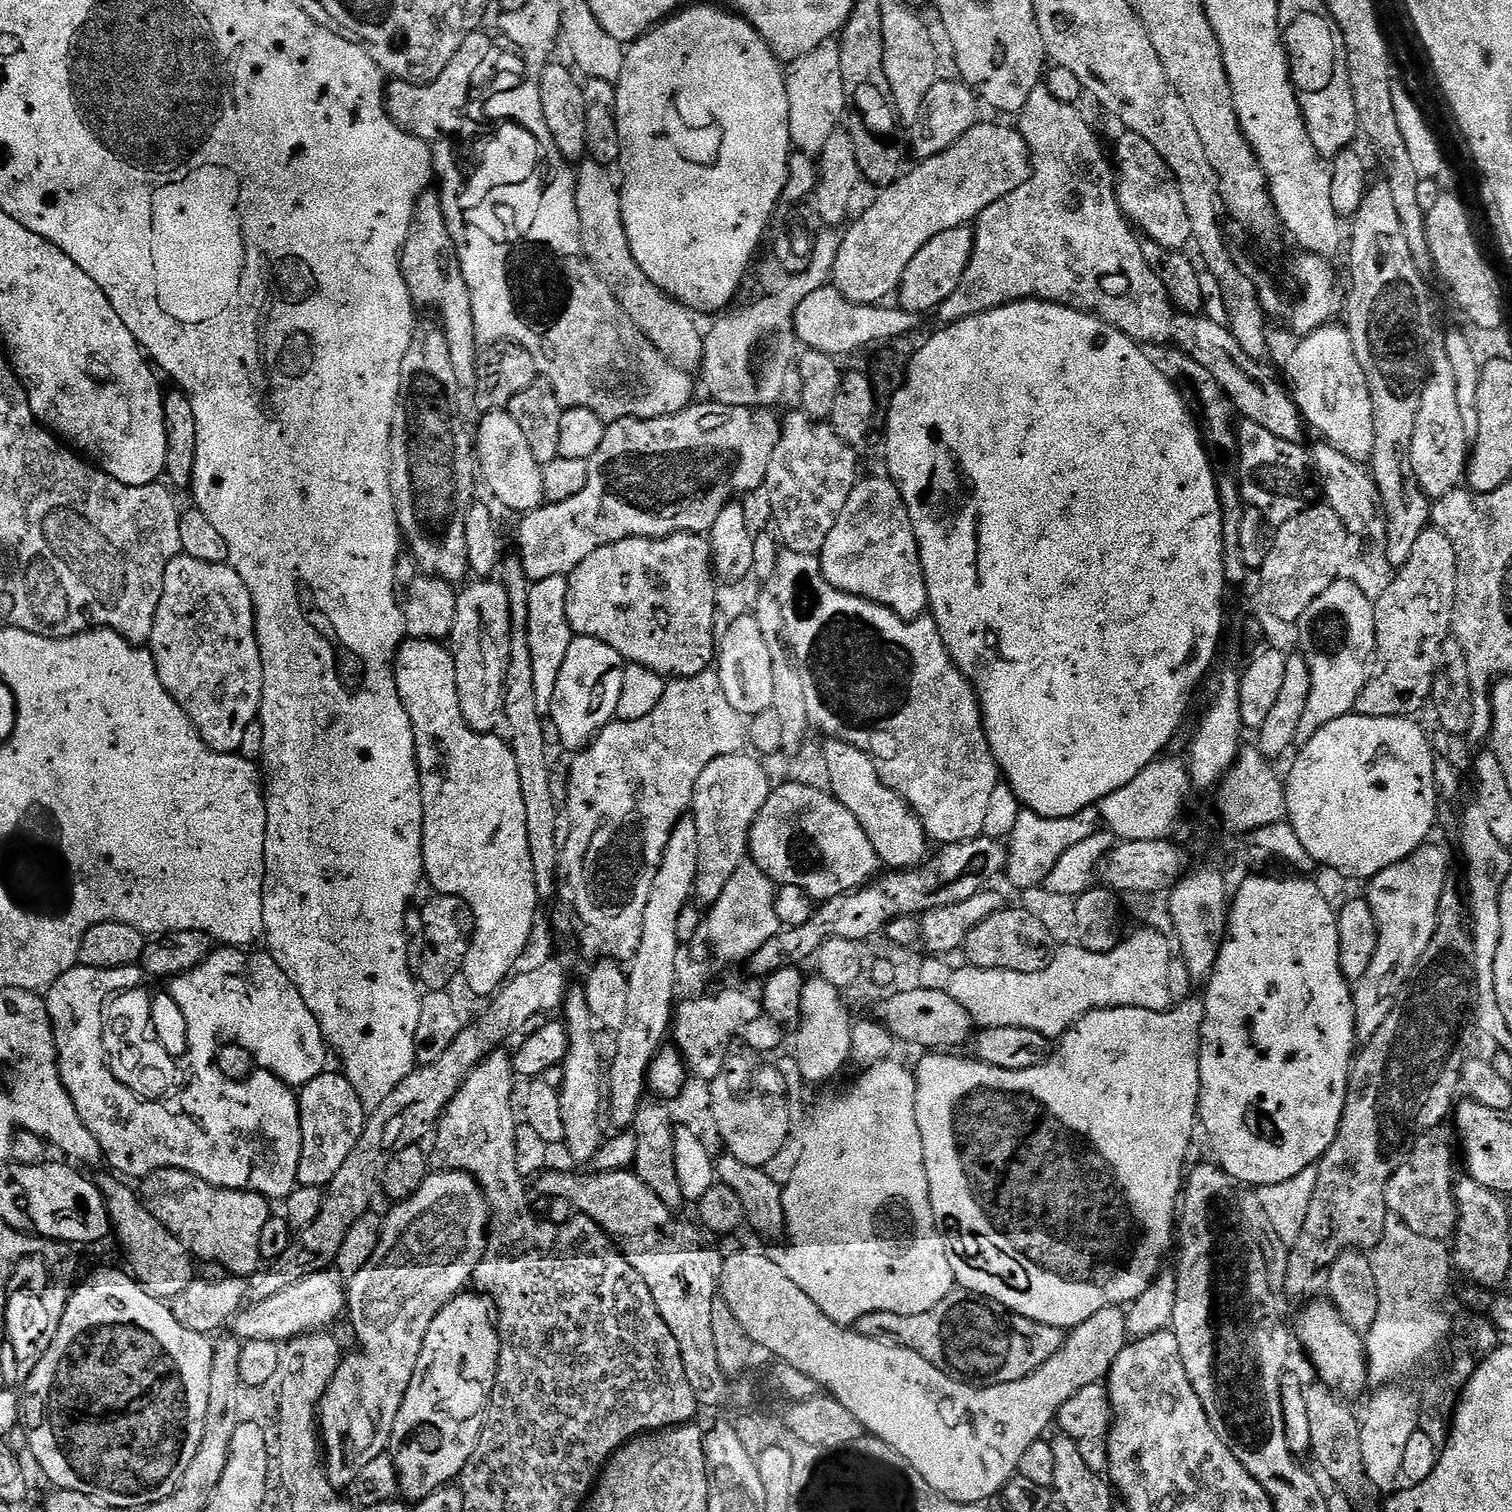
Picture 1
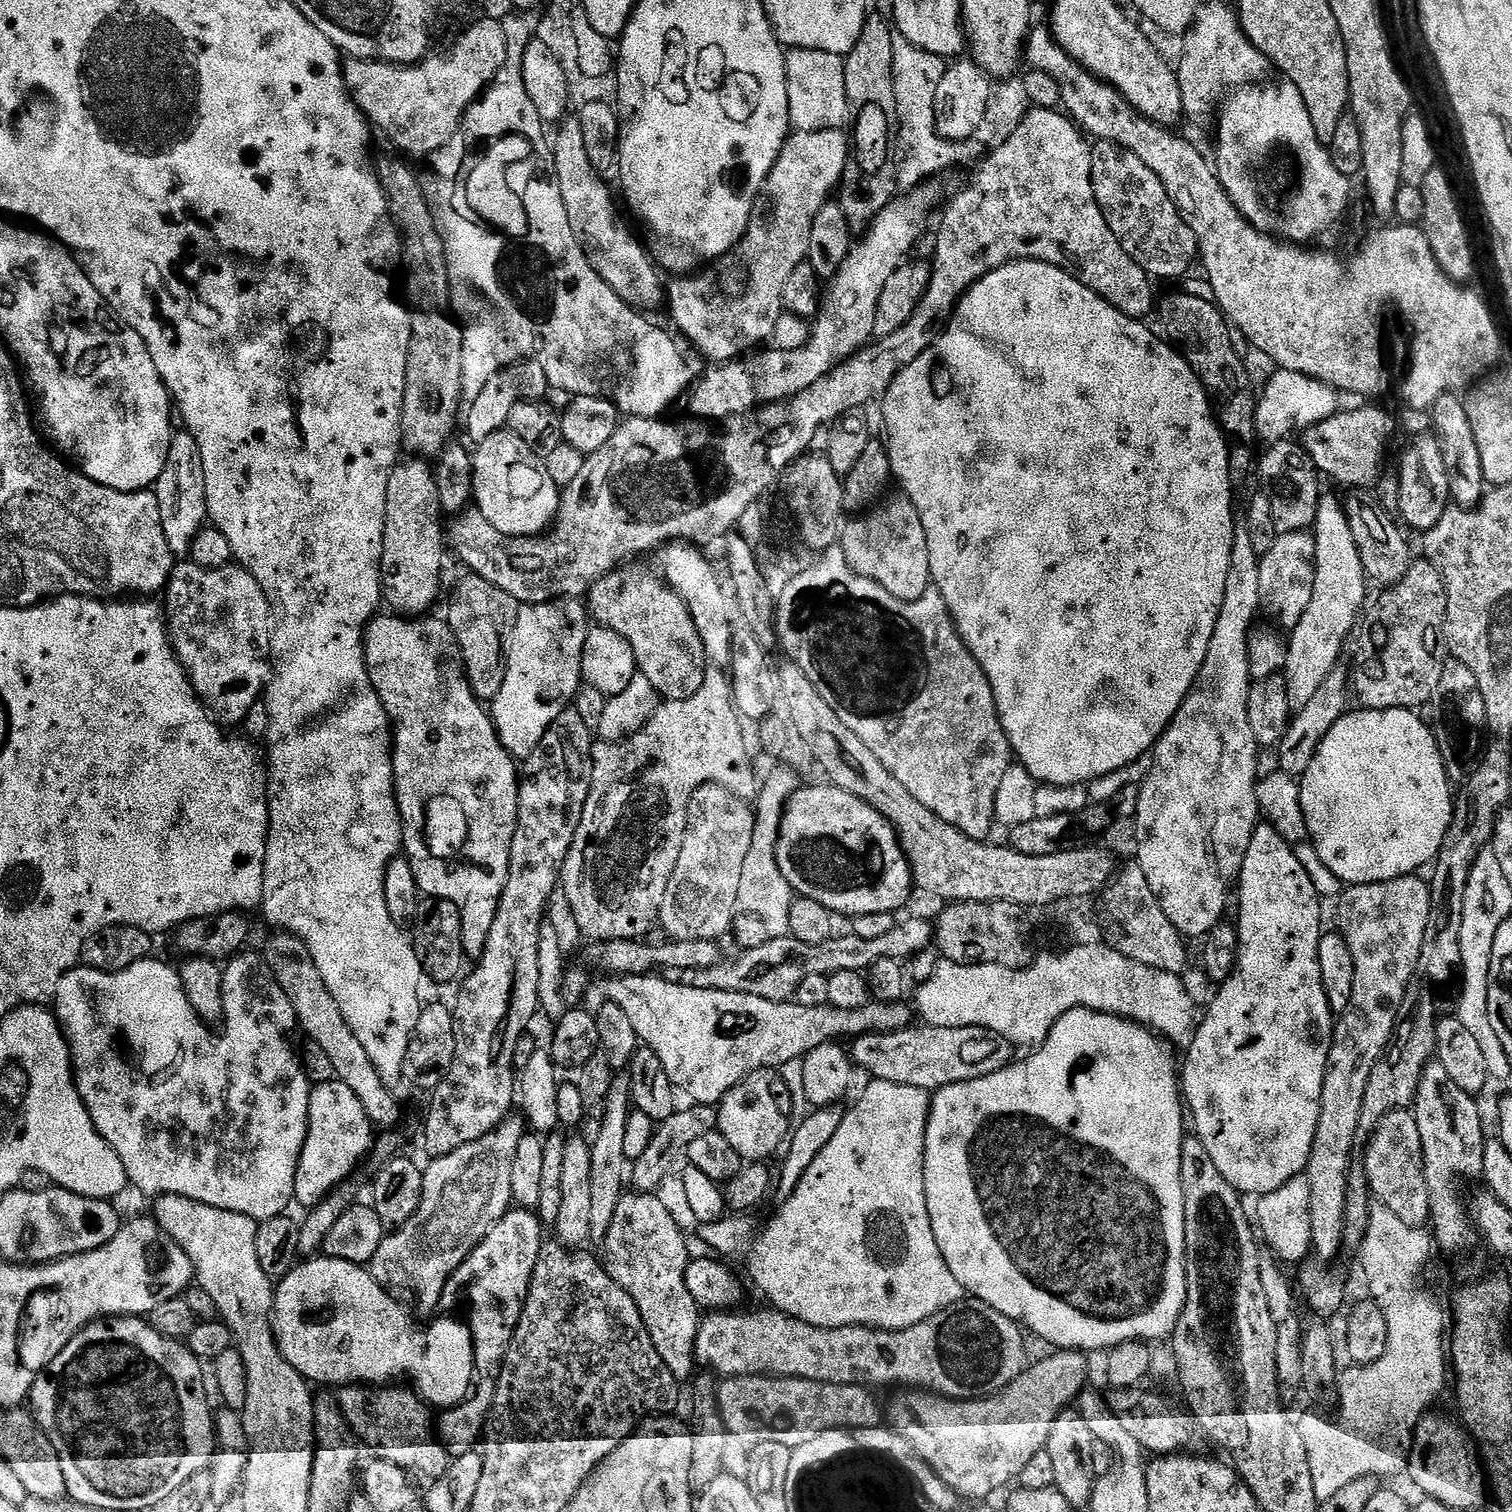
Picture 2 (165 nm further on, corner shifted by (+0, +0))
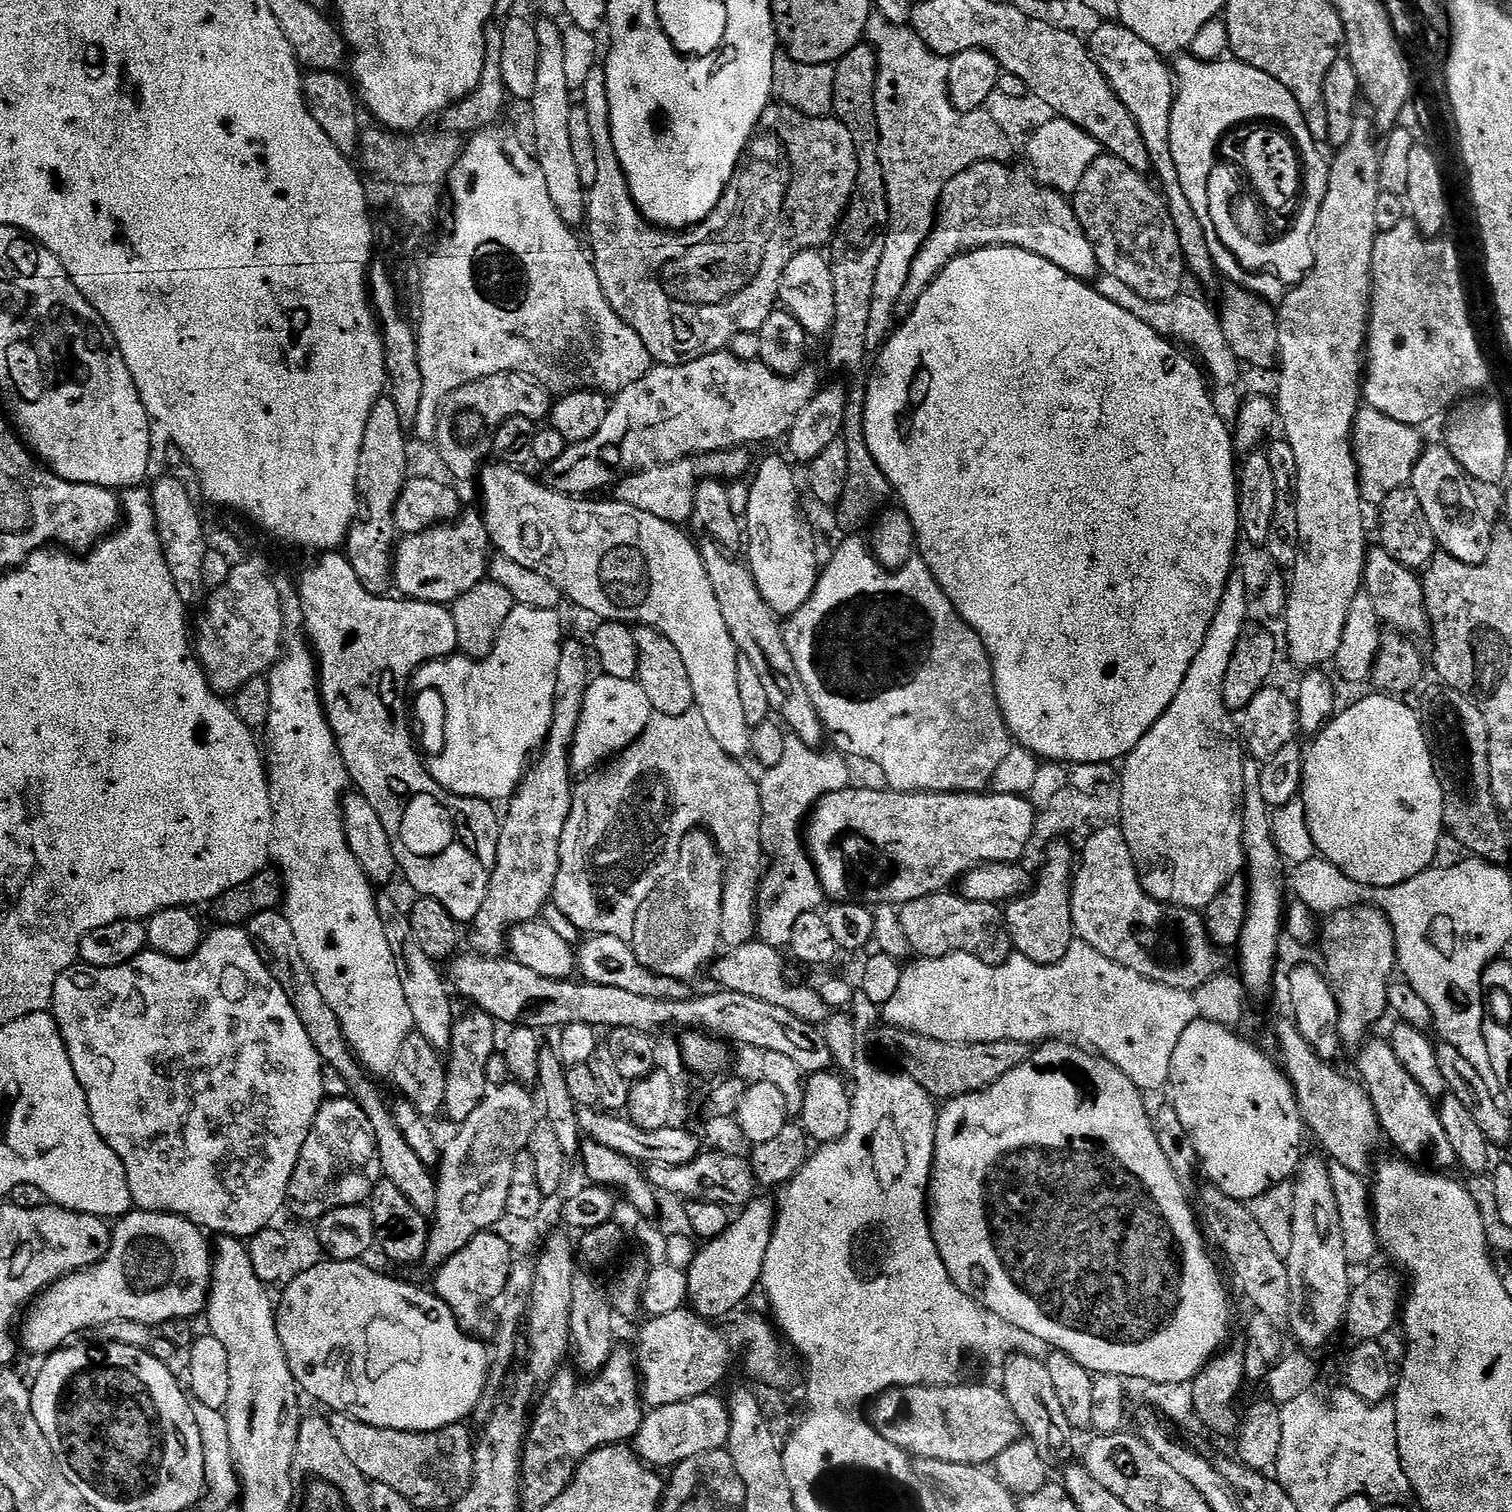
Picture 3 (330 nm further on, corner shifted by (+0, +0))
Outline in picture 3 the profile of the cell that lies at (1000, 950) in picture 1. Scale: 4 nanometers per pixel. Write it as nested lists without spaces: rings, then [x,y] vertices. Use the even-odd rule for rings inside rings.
[[[955,891],[935,892],[899,909],[902,928],[917,957],[929,960],[950,954],[970,954],[987,964],[1002,964],[1014,949],[1005,924],[1005,913],[999,903],[974,902]]]

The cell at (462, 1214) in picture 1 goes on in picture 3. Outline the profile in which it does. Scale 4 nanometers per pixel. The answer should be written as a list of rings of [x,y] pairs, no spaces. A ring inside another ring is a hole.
[[[508,1082],[505,1088],[489,1091],[484,1097],[478,1110],[466,1121],[463,1121],[460,1137],[449,1148],[442,1152],[442,1163],[438,1168],[438,1187],[436,1190],[436,1214],[434,1227],[428,1237],[427,1263],[441,1266],[451,1260],[458,1250],[467,1246],[480,1232],[495,1229],[496,1224],[508,1212],[508,1199],[510,1188],[514,1182],[514,1174],[518,1167],[520,1155],[525,1155],[526,1149],[531,1145],[533,1136],[538,1129],[536,1122],[536,1104],[527,1087],[516,1082]]]

